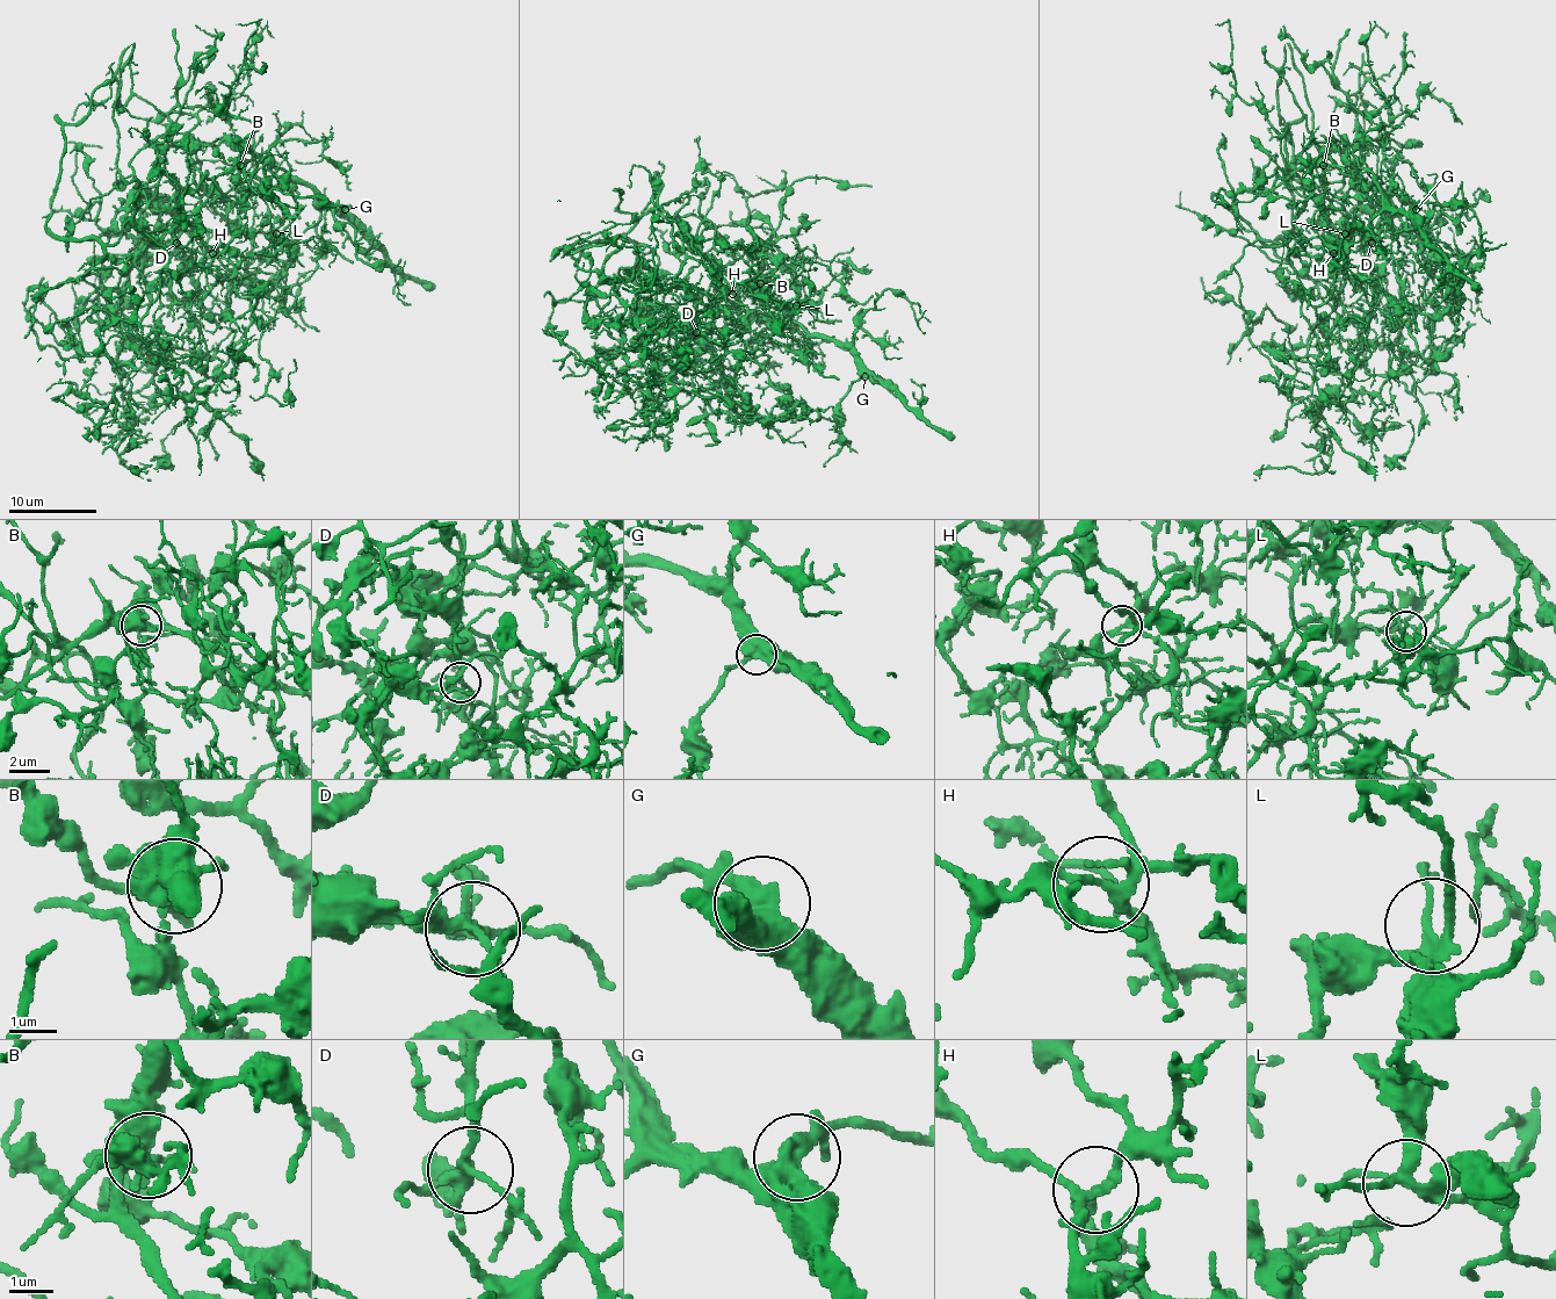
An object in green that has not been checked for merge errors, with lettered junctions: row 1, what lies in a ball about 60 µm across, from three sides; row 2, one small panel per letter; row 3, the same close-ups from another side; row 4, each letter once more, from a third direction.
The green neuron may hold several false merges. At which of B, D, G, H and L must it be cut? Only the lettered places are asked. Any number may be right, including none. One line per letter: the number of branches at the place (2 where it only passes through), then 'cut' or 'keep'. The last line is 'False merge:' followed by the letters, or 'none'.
B: 5 | cut
D: 5 | keep
G: 2 | keep
H: 5 | keep
L: 5 | keep
False merge: B

